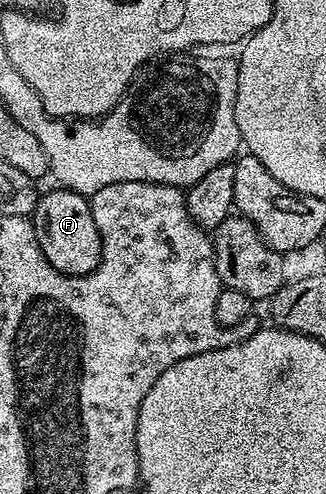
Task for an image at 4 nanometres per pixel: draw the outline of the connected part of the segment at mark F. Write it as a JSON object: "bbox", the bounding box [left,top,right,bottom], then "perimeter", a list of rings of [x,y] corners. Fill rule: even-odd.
{"bbox":[33,186,103,278],"perimeter":[[[55,186],[52,192],[44,191],[33,213],[33,231],[39,243],[39,255],[52,273],[63,278],[74,278],[97,270],[103,243],[88,197],[62,186]]]}

